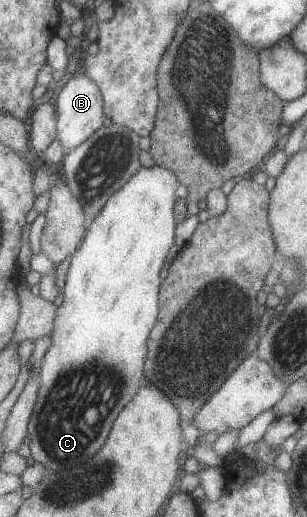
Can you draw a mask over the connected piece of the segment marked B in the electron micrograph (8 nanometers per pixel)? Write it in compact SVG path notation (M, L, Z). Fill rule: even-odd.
M86 71L75 74L57 97L58 139L69 154L86 143L106 123L105 97L101 85Z

